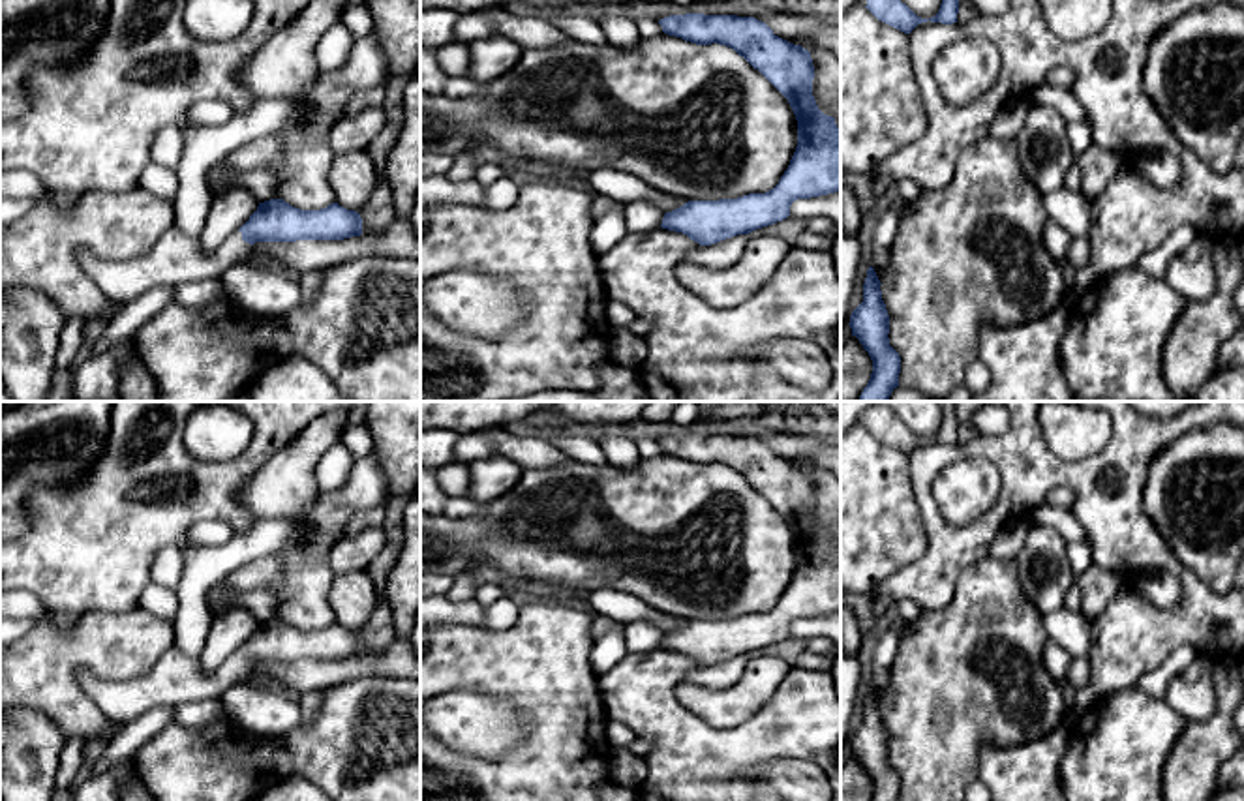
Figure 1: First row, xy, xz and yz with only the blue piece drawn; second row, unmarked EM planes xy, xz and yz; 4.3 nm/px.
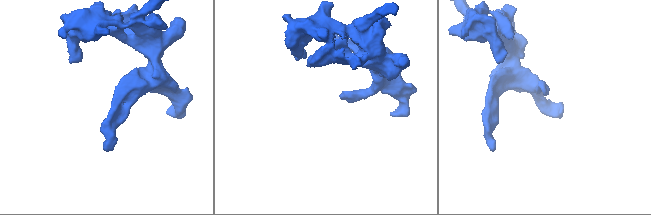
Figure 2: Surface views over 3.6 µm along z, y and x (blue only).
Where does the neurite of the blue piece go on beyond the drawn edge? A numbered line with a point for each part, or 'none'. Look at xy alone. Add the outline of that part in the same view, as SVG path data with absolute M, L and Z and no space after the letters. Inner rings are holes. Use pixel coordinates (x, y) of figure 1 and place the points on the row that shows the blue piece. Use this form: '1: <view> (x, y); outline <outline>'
1: xy (177, 257); outline M173 225L141 257L105 263L84 253L81 263L101 293L122 306L159 285L176 287L186 281L221 278L227 268L250 257L251 244L242 240L240 231L206 253L199 236L188 236Z

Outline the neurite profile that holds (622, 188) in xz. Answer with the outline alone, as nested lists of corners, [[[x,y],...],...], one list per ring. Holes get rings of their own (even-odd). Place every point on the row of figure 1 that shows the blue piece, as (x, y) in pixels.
[[[595,169],[585,174],[585,180],[597,195],[608,197],[617,204],[649,201],[666,214],[689,203],[679,195],[670,195],[647,186],[630,173],[621,173],[615,169]]]

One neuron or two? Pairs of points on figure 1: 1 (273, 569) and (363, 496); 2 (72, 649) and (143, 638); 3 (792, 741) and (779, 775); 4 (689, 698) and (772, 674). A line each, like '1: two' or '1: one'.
1: two
2: one
3: two
4: one

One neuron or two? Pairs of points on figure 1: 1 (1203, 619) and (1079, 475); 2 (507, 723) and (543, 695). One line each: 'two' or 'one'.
1: one
2: two

